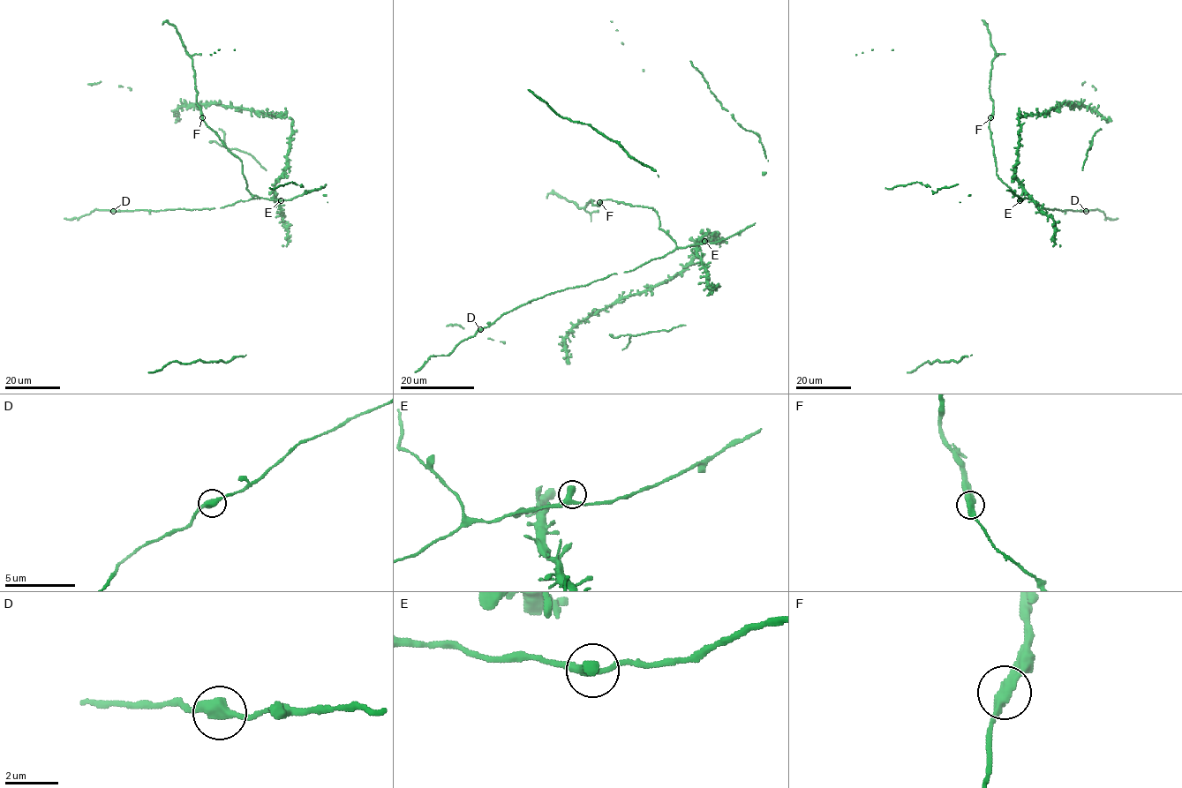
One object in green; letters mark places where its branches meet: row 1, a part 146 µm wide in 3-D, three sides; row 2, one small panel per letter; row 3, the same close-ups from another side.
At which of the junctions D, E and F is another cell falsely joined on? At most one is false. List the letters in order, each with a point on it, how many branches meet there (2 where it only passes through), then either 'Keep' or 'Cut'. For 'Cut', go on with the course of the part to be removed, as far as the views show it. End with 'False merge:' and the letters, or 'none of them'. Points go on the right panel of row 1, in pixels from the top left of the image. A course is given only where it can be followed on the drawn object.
D: Place: (1086, 211). Branches: 2. Keep
E: Place: (1020, 200). Branches: 2. Keep
F: Place: (990, 117). Branches: 2. Cut. Course of the part to remove: (990, 117), (993, 101), (989, 89), (995, 51), (984, 22), (988, 25)
False merge: F

